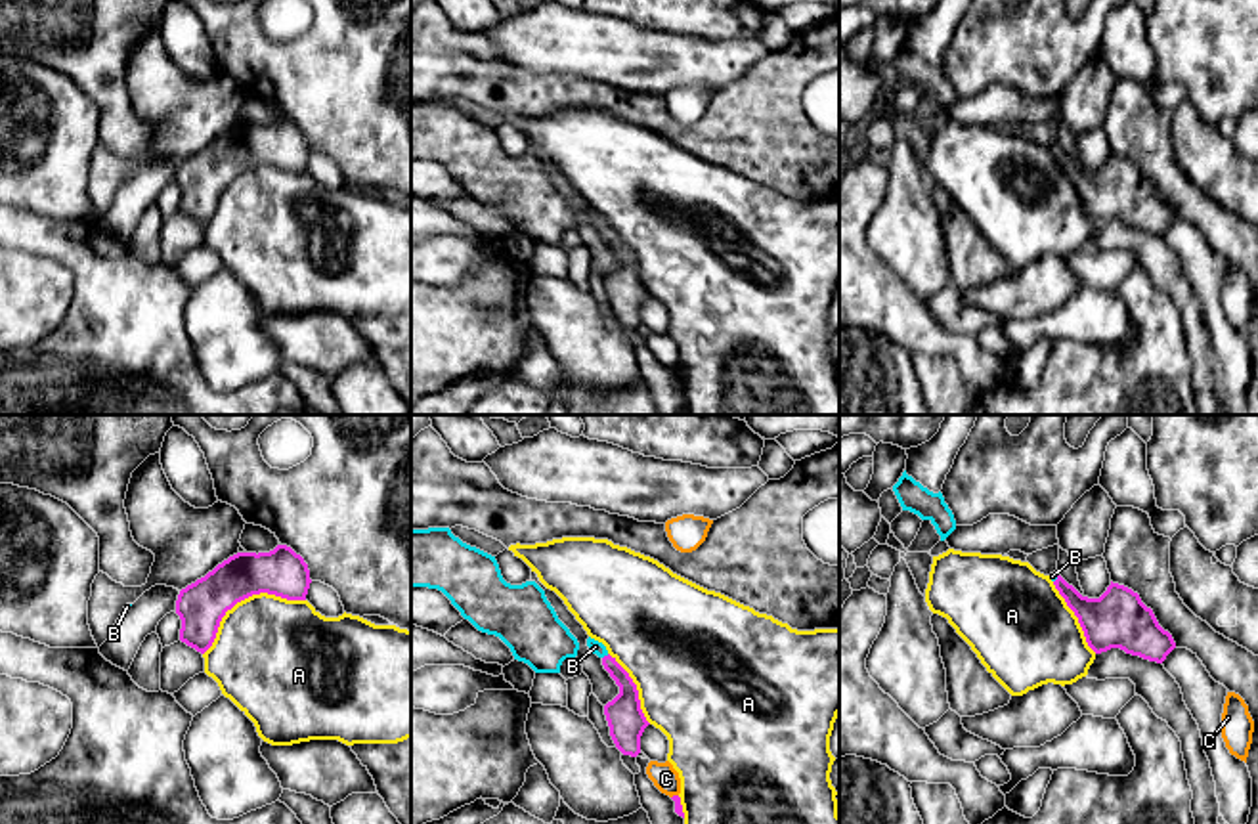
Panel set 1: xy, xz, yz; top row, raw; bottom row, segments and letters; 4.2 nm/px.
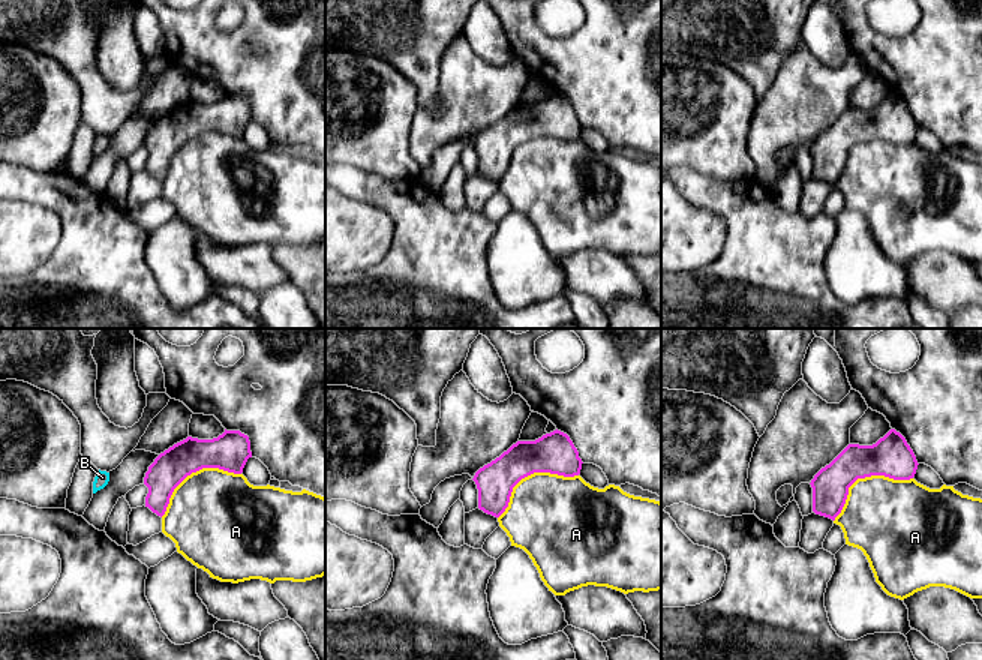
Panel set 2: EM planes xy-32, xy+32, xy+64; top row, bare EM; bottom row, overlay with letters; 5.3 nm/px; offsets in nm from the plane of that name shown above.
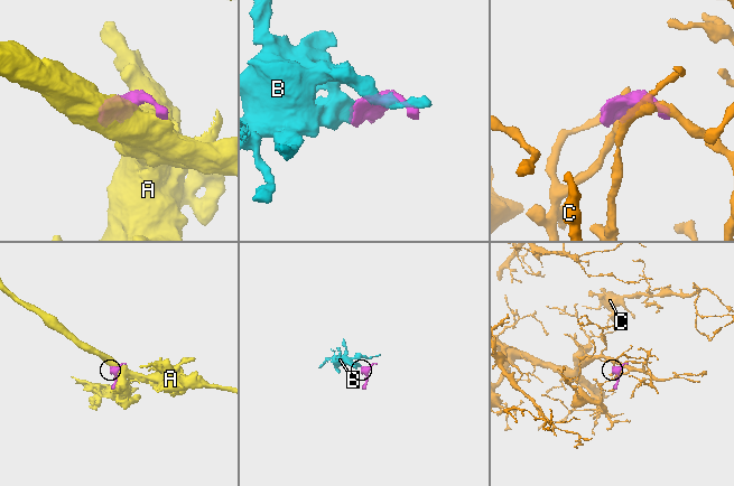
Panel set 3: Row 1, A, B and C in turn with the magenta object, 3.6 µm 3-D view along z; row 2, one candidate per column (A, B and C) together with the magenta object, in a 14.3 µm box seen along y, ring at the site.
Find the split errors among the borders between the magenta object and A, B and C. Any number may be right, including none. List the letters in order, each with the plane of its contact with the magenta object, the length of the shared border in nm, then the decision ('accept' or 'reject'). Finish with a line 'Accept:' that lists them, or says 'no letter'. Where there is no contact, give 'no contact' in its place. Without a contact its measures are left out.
A: xy | 500 nm | reject
B: xz | 40 nm | accept
C: xz | 40 nm | reject
Accept: B

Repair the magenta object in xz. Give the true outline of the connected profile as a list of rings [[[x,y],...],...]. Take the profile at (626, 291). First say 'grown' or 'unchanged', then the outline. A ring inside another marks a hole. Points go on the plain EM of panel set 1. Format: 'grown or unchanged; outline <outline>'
grown; outline [[[589,208],[587,218],[602,231],[604,241],[619,258],[619,266],[604,277],[610,308],[623,327],[637,329],[640,325],[640,308],[650,296],[640,281],[637,256],[602,214]]]

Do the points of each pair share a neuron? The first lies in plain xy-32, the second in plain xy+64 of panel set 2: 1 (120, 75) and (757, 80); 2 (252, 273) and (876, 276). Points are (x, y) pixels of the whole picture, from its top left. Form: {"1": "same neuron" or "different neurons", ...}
{"1": "different neurons", "2": "different neurons"}

